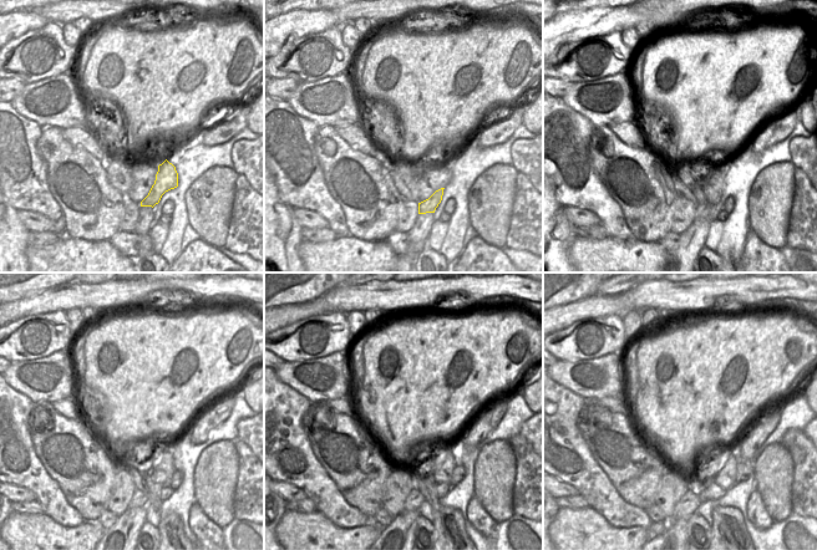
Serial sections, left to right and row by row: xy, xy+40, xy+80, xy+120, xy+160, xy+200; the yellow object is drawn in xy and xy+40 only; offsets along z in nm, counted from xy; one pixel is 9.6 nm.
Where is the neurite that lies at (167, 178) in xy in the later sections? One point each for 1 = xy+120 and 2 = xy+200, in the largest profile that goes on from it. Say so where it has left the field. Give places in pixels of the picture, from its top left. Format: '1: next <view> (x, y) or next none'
1: next xy+120 (138, 499)
2: next xy+200 (688, 504)

